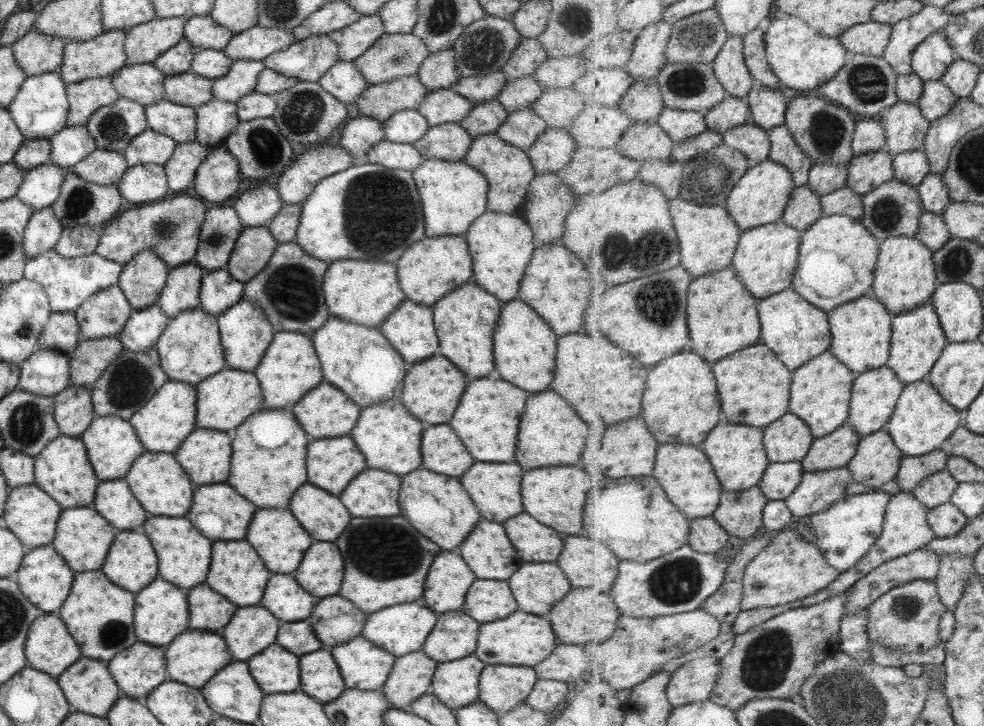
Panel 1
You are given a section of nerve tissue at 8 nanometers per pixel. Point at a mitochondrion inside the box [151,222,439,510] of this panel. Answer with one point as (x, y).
(291, 290)

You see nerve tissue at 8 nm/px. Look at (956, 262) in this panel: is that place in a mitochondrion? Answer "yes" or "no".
yes

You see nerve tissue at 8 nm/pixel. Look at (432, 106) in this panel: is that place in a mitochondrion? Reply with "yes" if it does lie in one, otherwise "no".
no

